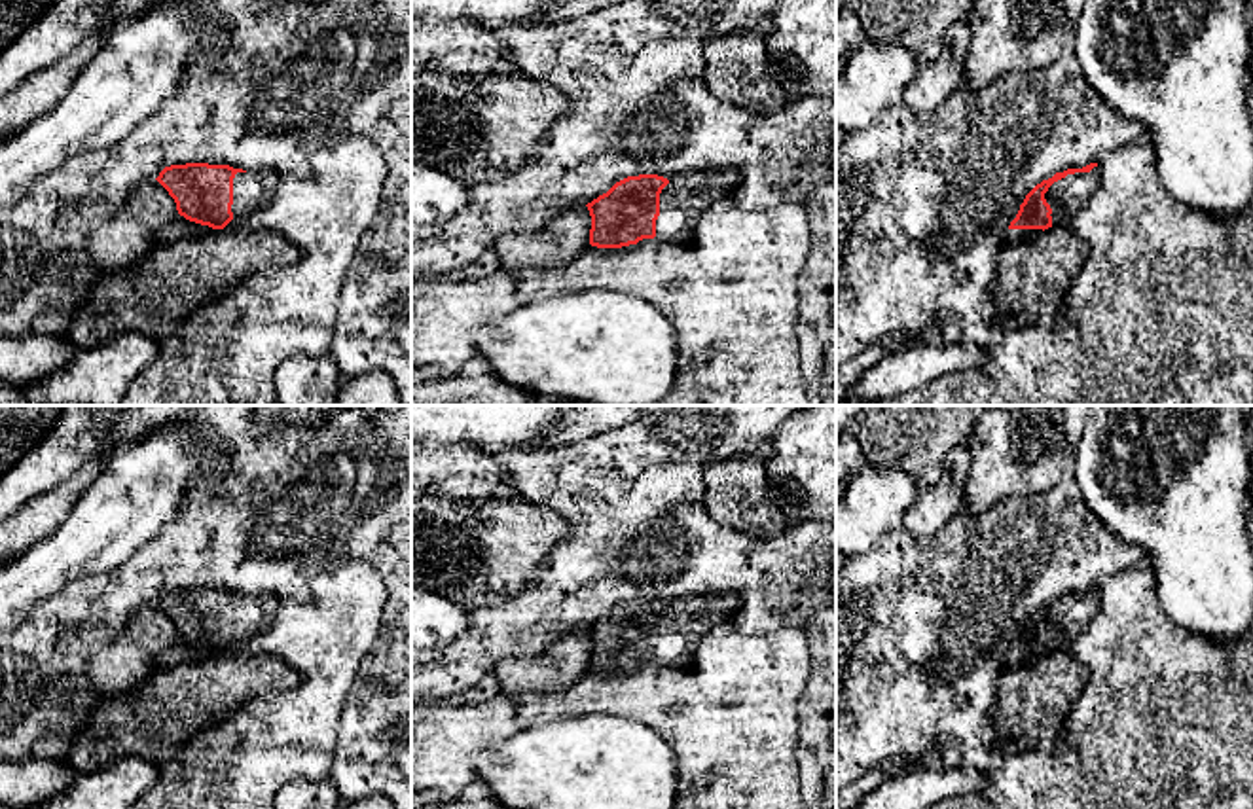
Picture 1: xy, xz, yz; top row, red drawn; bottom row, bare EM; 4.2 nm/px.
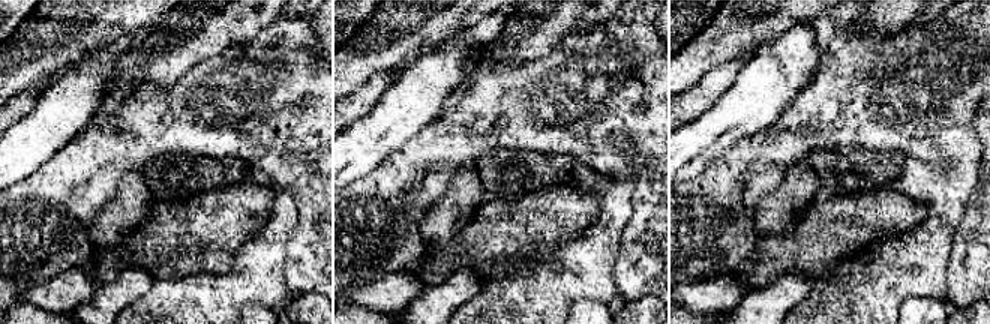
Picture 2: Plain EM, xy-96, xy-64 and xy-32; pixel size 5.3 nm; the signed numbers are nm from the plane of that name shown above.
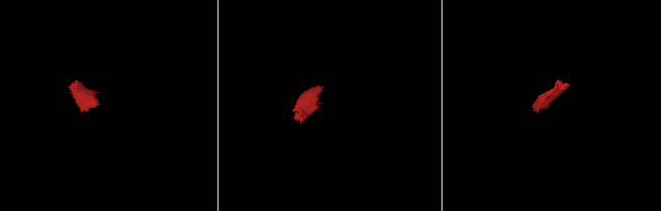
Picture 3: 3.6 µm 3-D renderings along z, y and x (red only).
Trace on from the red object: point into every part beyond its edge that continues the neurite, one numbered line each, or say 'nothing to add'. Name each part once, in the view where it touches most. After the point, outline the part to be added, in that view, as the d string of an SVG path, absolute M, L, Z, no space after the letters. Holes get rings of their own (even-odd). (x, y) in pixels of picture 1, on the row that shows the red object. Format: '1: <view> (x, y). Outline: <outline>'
1: yz (1066, 196). Outline: M1099 167L1090 172L1075 172L1054 182L1044 193L1046 203L1052 208L1052 225L1069 225L1071 218L1088 201L1099 184Z

